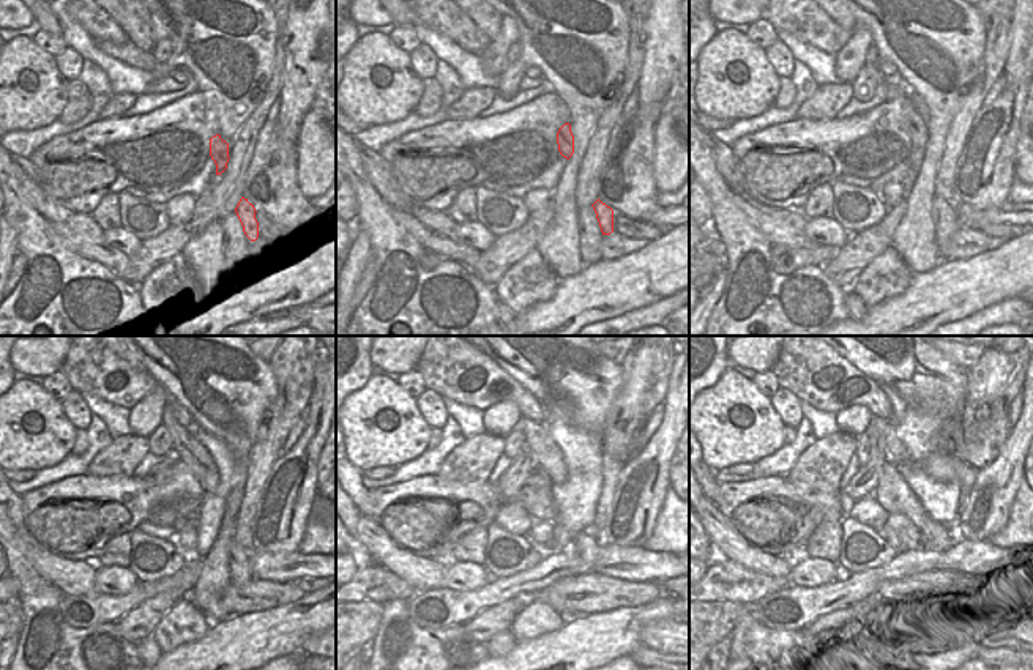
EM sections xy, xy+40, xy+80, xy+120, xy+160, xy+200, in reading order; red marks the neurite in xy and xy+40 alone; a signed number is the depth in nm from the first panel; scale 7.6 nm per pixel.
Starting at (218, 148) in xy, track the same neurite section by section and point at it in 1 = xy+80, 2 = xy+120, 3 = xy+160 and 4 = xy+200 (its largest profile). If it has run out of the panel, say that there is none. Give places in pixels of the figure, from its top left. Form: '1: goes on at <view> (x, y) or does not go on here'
1: goes on at xy+80 (917, 128)
2: goes on at xy+120 (186, 446)
3: goes on at xy+160 (546, 454)
4: goes on at xy+200 (898, 451)

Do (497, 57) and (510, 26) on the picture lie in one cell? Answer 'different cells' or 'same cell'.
same cell

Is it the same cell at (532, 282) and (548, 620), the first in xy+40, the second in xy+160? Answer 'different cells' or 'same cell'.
same cell

